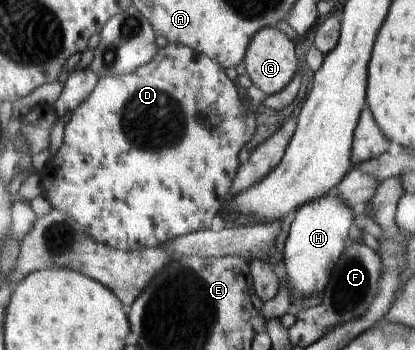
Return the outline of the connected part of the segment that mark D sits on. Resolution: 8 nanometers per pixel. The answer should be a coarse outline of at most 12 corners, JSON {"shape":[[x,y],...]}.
{"shape":[[168,42],[98,78],[40,173],[98,243],[210,228],[256,131]]}

